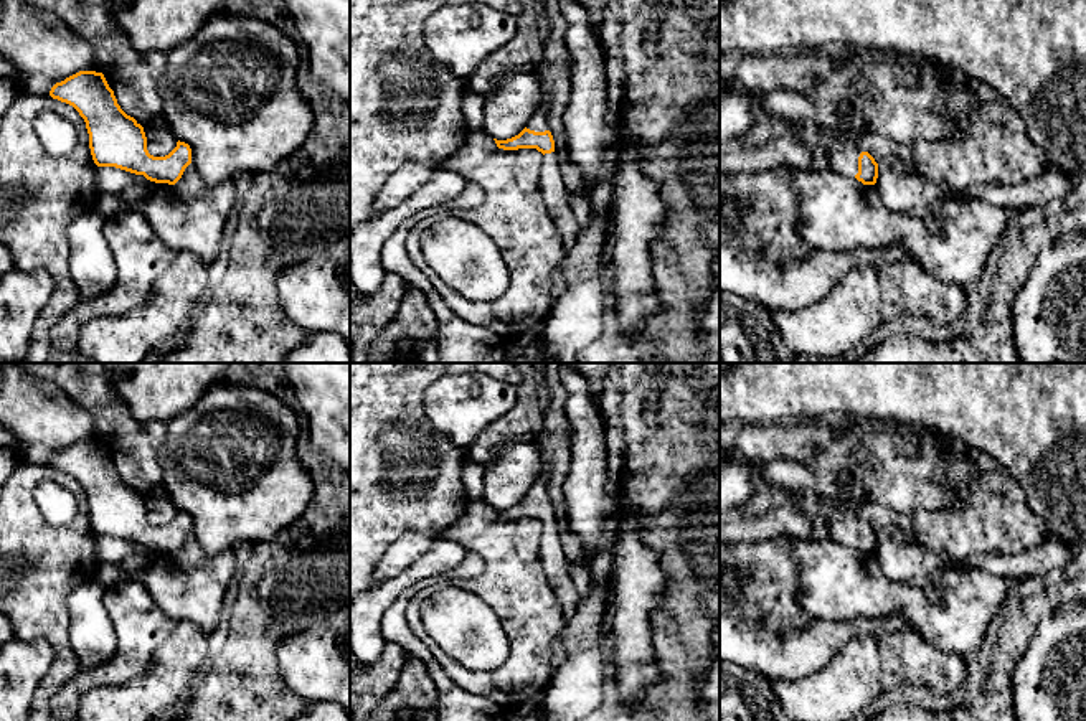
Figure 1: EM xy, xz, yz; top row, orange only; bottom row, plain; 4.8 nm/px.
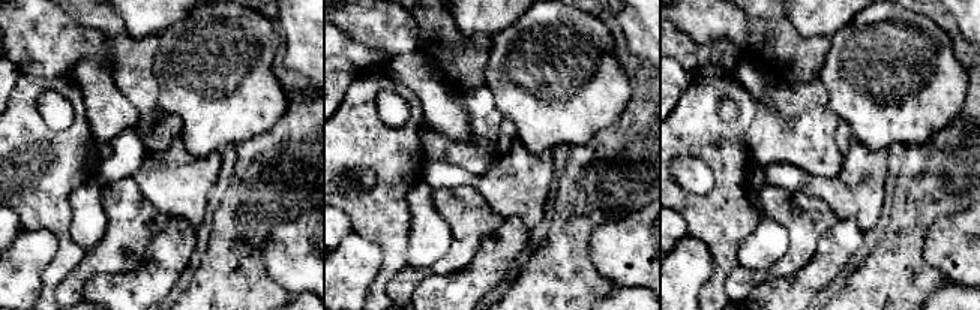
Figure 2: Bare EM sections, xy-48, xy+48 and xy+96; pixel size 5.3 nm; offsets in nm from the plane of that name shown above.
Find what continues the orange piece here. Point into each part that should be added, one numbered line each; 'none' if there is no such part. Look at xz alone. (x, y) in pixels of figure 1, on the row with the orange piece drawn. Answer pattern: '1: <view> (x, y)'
1: xz (538, 122)
2: xz (552, 185)

